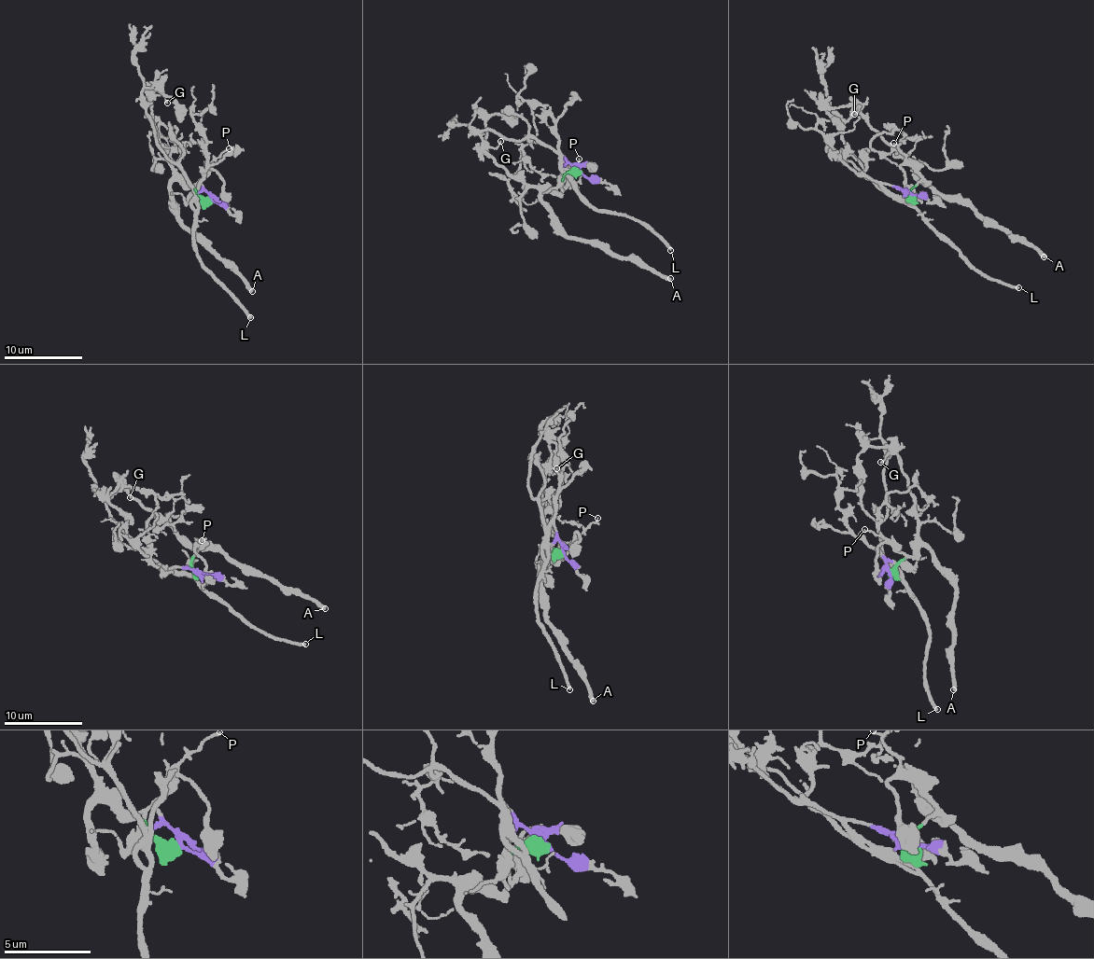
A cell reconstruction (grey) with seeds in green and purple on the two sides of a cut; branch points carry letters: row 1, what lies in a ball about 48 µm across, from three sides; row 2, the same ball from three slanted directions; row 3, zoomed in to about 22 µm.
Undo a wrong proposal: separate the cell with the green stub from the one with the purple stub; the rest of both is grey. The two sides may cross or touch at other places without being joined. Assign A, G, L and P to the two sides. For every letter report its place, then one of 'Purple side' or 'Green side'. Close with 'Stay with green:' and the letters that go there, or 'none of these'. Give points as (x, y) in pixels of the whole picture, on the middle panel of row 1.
A: Place: (670, 278). Green side
G: Place: (500, 141). Purple side
L: Place: (670, 250). Purple side
P: Place: (579, 159). Green side
Stay with green: A, P

